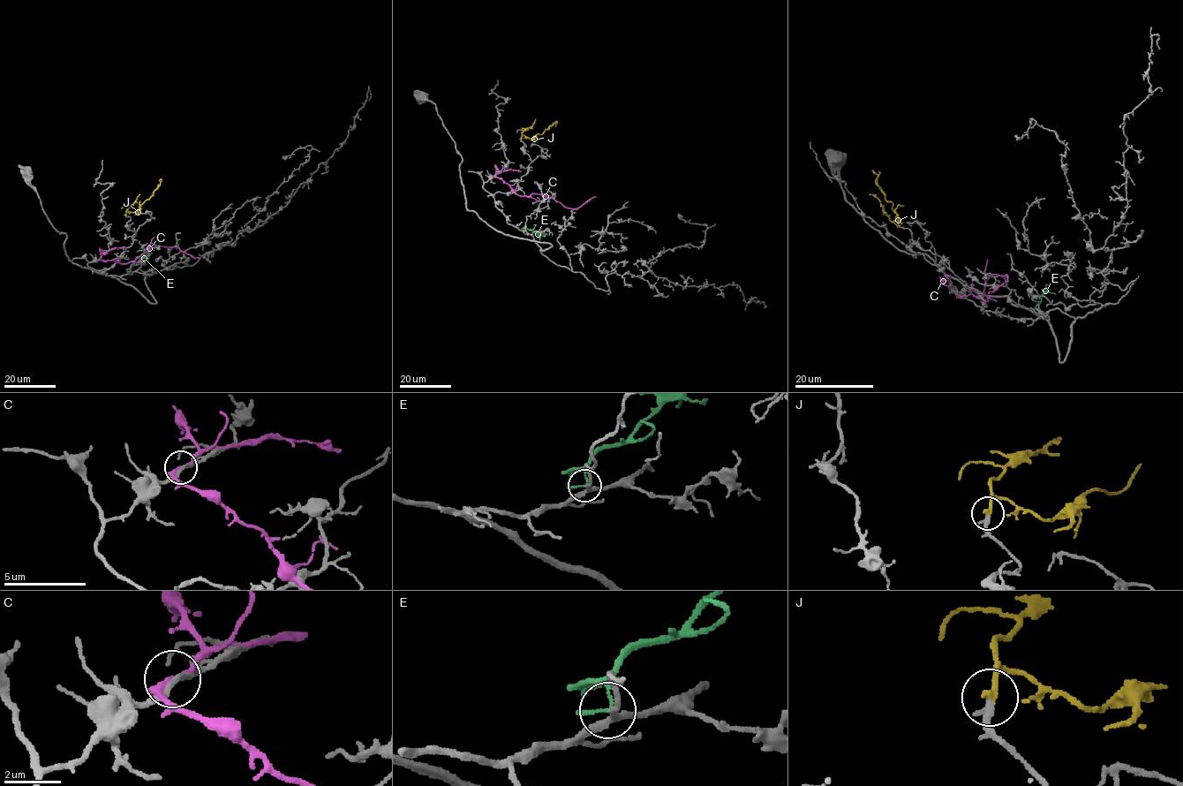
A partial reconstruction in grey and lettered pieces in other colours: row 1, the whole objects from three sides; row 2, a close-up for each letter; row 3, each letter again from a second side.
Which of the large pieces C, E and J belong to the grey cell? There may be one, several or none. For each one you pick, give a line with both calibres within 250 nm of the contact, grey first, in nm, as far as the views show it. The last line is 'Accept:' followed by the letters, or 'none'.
J: calibres 240 and 240 nm
Accept: J

